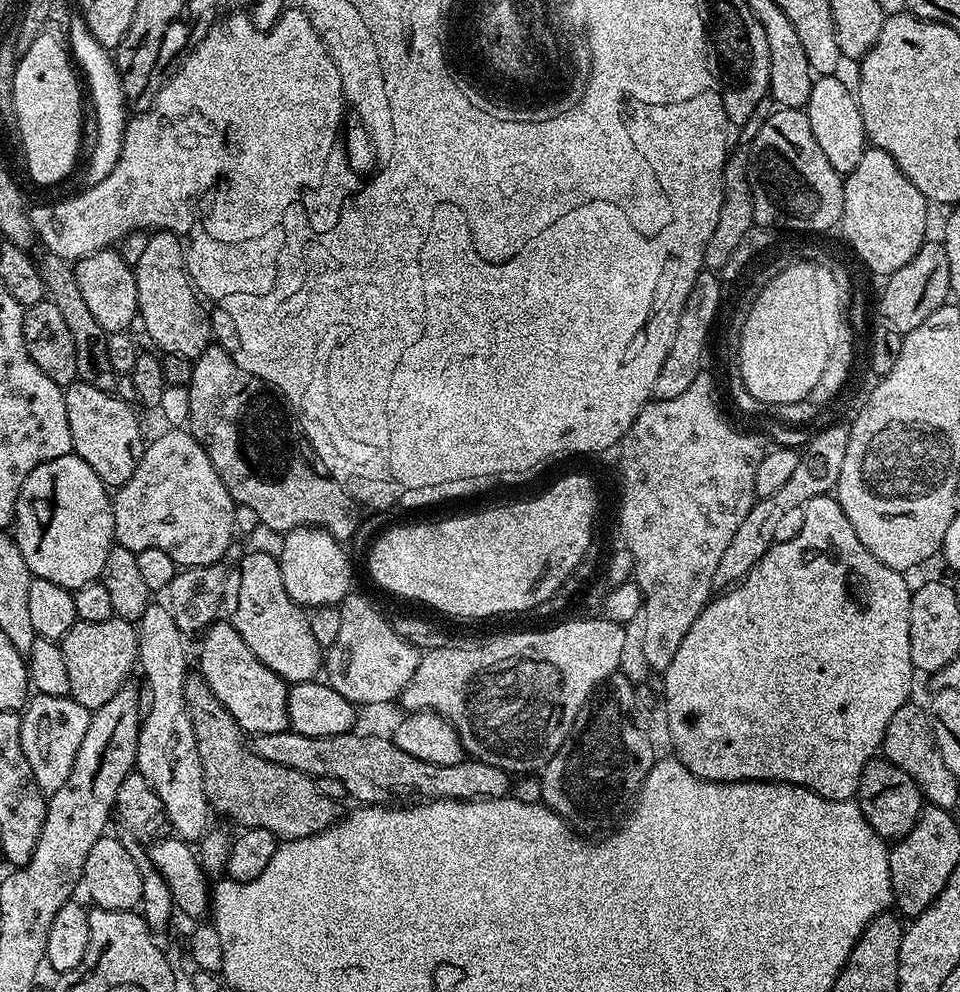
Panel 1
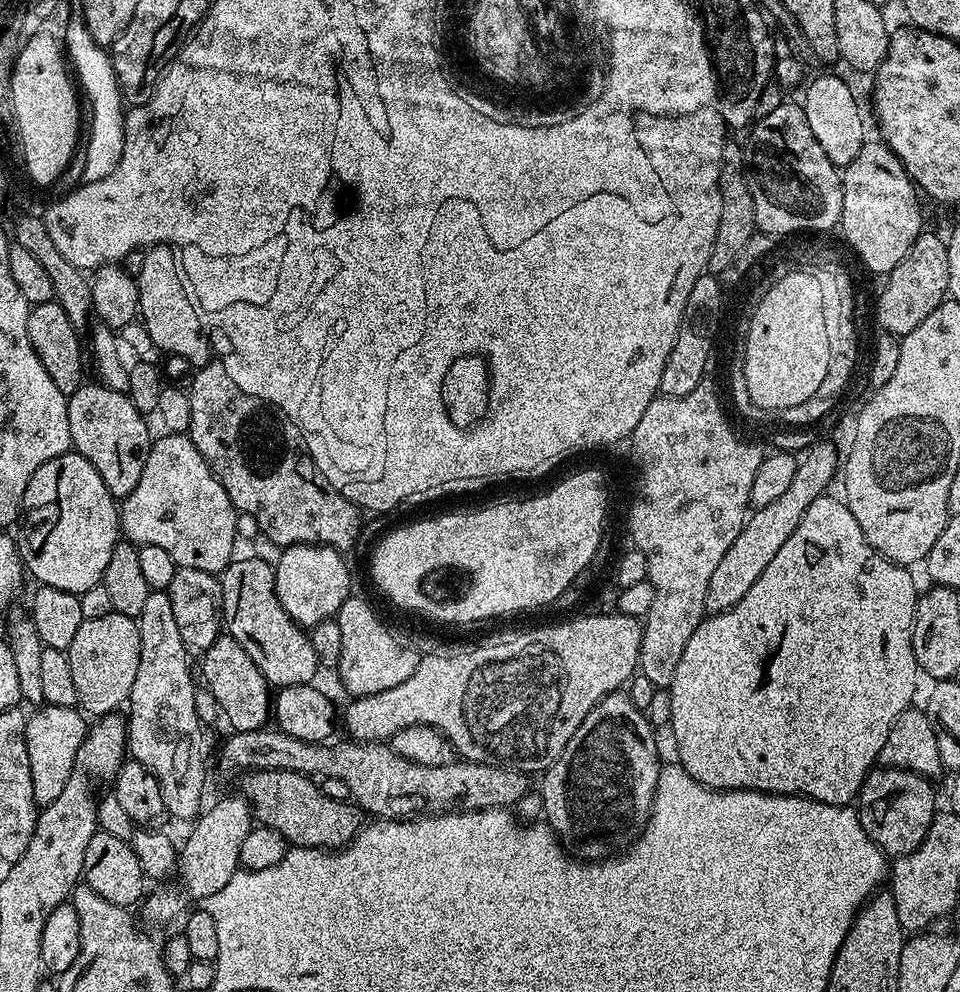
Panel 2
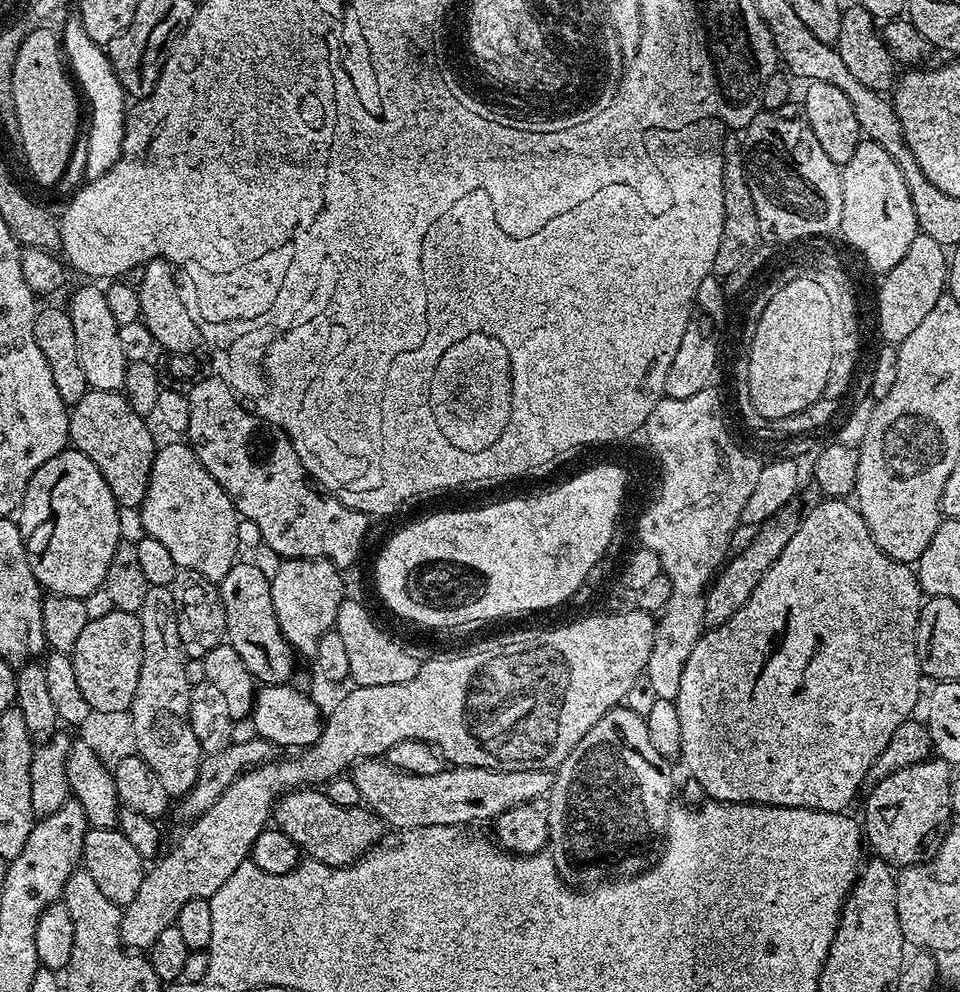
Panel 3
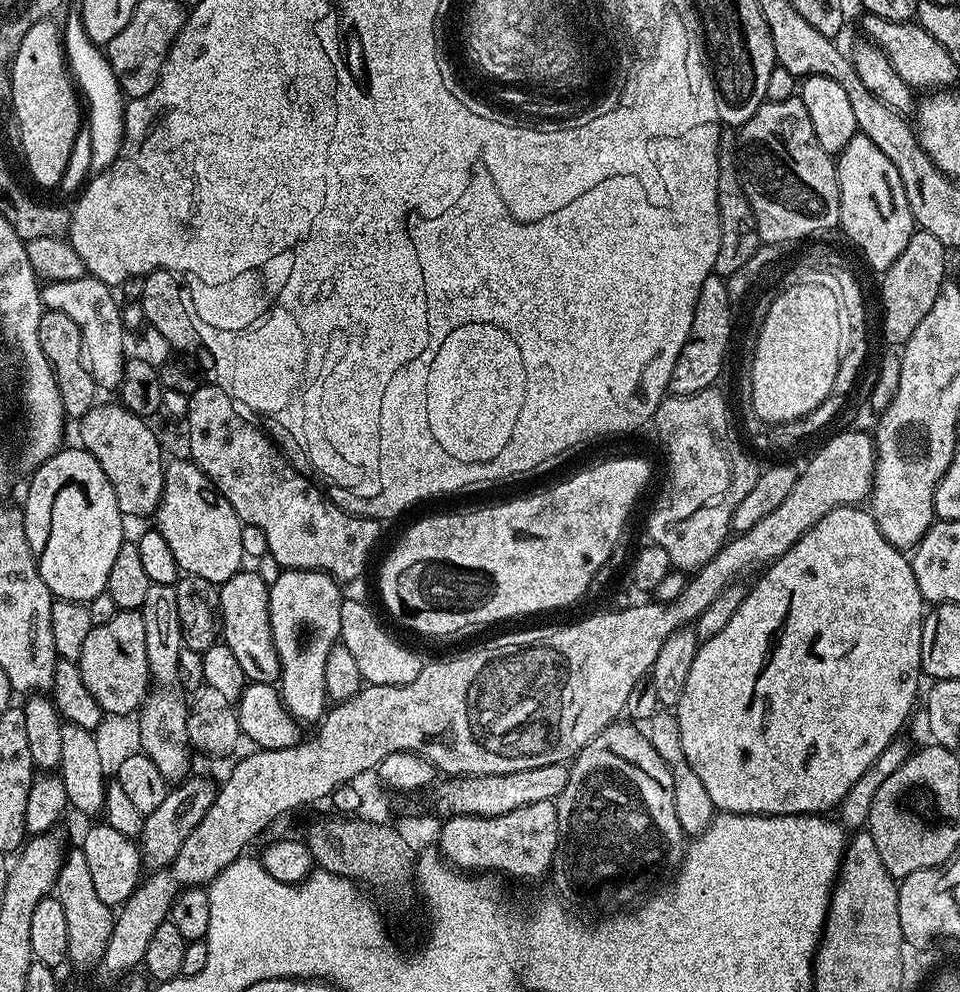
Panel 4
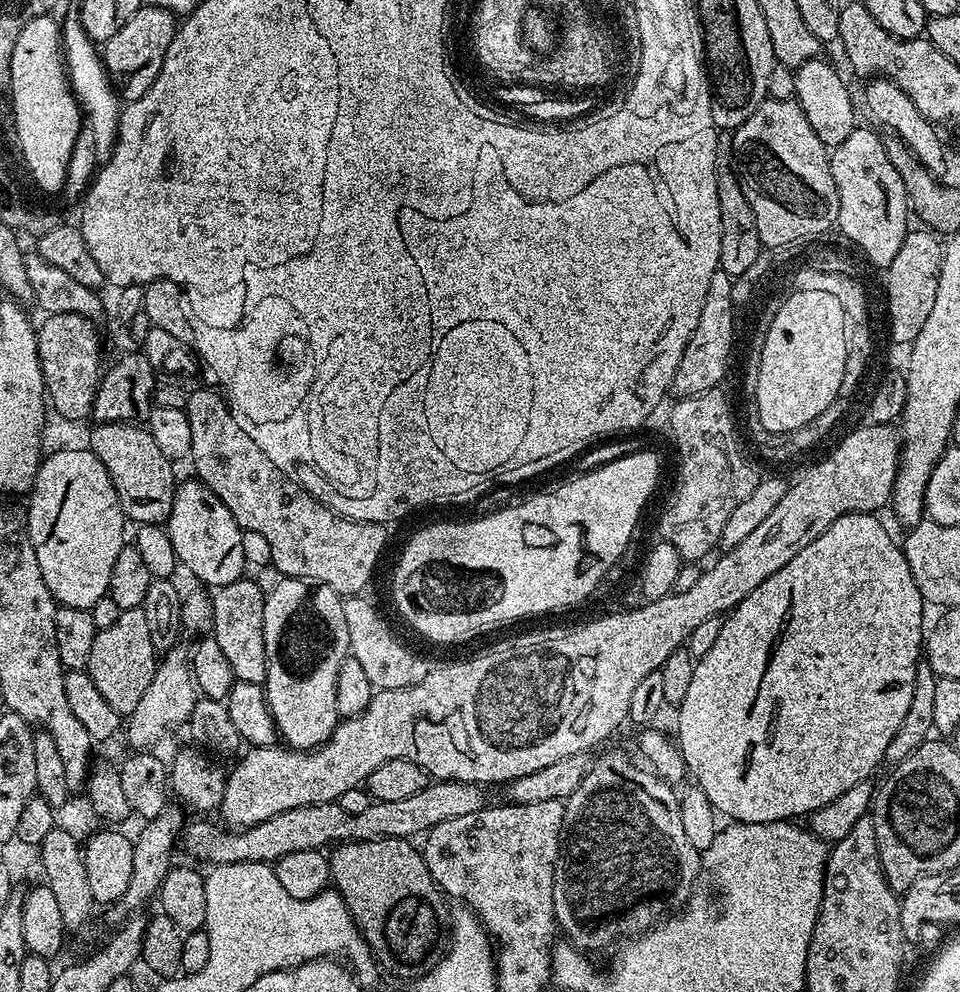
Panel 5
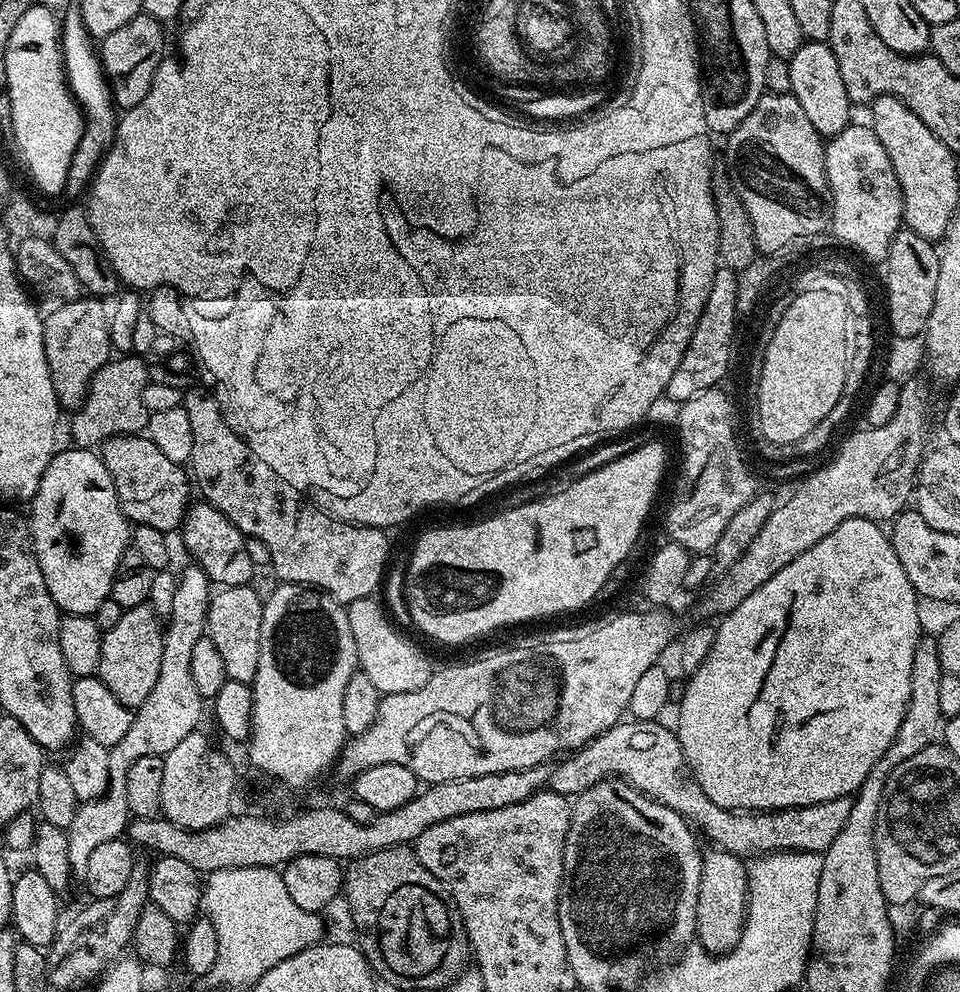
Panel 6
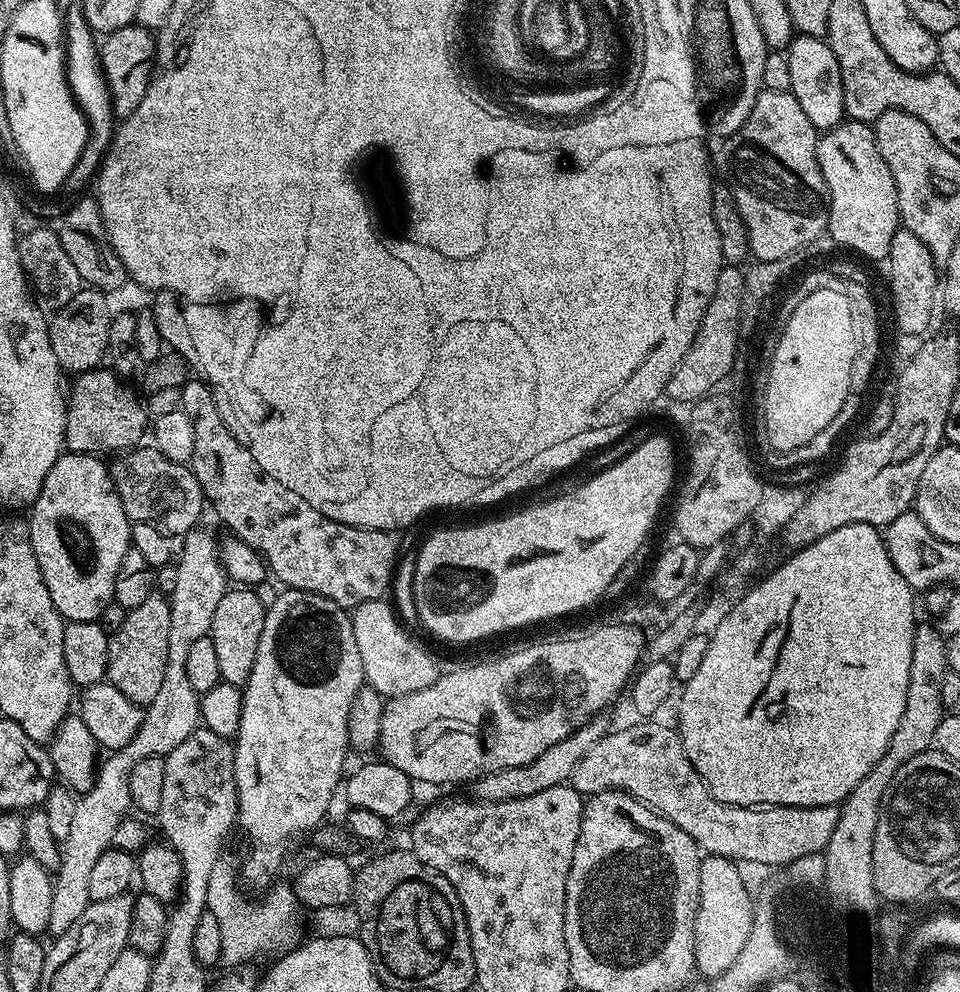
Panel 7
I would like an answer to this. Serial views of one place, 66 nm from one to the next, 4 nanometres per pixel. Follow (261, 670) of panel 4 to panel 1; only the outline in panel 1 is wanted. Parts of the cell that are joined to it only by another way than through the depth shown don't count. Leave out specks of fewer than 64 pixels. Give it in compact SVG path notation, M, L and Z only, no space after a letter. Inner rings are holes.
M248 550L235 568L236 572L227 573L222 608L225 613L228 611L228 623L242 634L242 642L254 650L258 662L266 662L289 685L317 679L322 672L322 649L310 630L308 612L295 604L286 594L286 586L282 586L279 559Z

